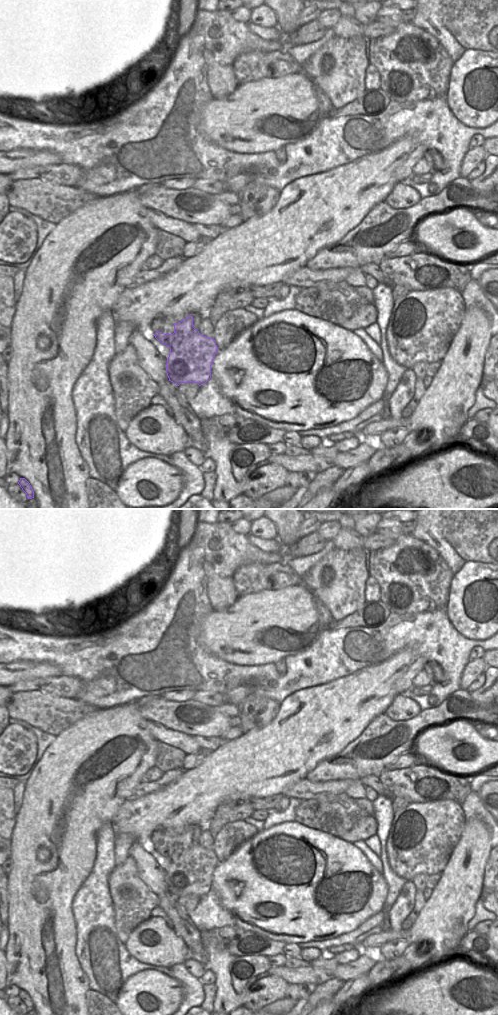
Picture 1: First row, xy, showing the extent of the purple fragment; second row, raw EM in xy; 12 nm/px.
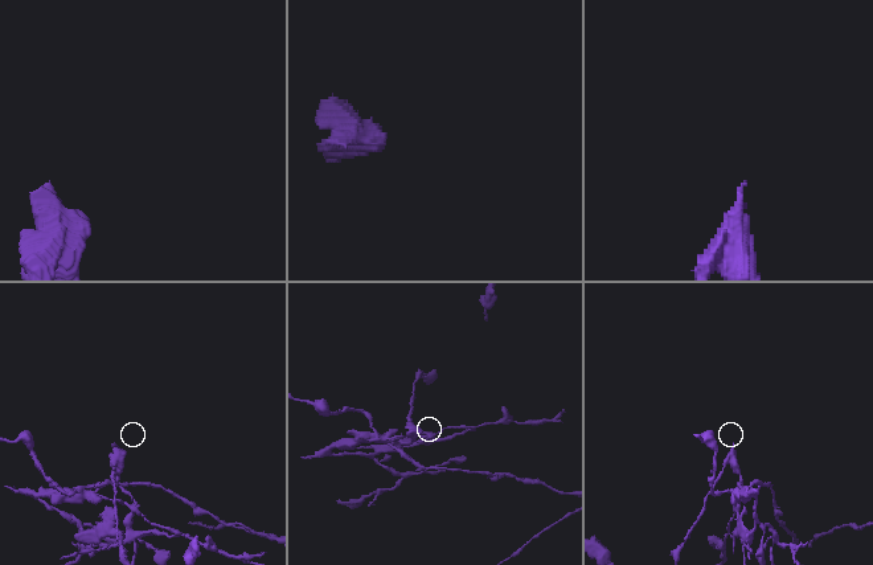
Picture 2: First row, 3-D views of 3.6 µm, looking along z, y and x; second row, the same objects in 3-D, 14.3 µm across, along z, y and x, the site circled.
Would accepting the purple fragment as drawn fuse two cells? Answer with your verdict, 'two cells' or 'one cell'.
two cells

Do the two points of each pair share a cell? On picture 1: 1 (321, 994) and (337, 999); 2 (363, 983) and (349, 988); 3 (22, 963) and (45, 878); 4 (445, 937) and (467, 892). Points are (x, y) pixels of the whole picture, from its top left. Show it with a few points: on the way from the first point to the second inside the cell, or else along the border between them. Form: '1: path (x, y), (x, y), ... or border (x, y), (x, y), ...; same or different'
1: border (344, 982), (324, 1002); different
2: path (360, 985), (357, 988), (352, 988); same
3: path (40, 942), (40, 899); same
4: path (445, 926), (445, 914), (456, 903); same

